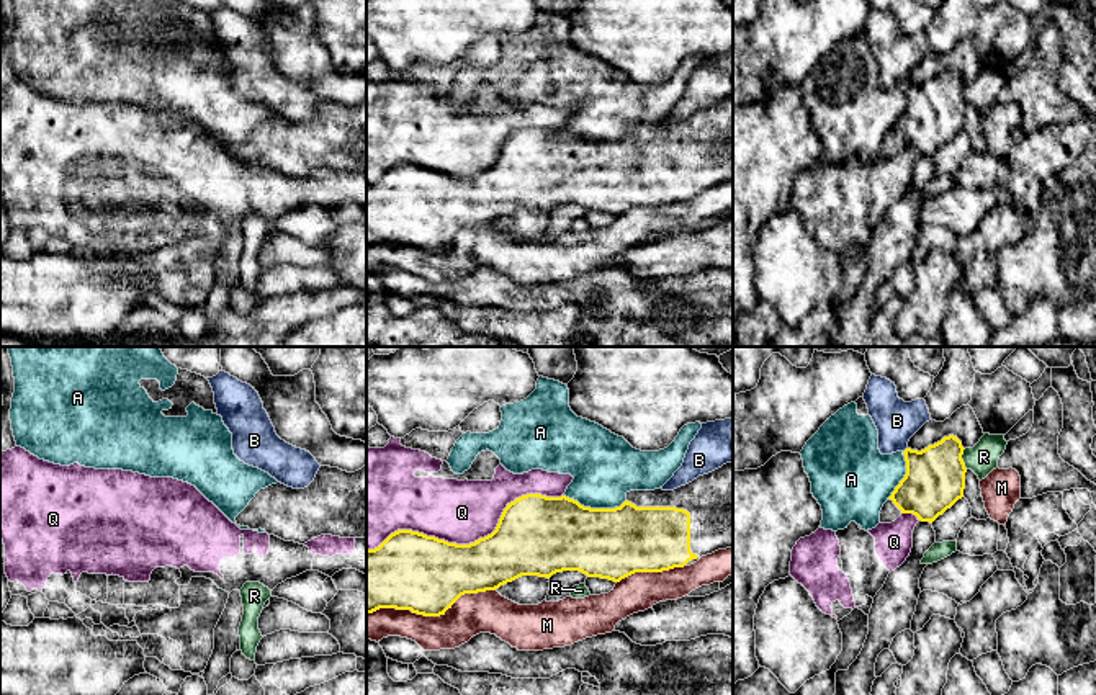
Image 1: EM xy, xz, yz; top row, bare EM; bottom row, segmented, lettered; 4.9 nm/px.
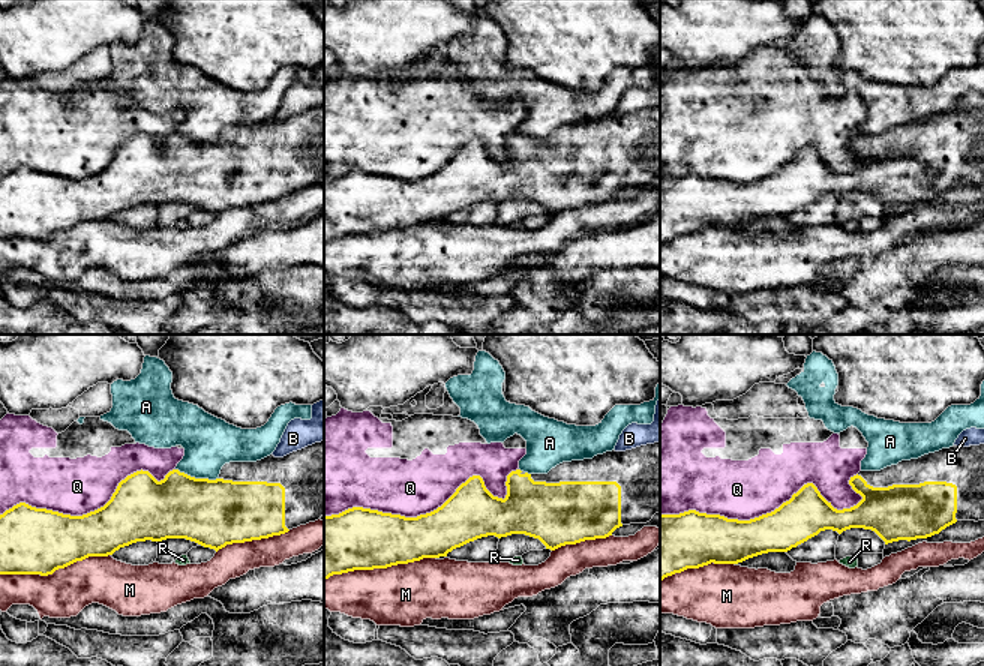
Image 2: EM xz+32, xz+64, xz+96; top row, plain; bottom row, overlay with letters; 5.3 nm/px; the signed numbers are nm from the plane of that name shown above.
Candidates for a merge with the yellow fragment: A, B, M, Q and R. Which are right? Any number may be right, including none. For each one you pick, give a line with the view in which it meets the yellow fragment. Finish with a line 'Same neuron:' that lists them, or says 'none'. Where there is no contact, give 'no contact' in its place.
Same neuron: none

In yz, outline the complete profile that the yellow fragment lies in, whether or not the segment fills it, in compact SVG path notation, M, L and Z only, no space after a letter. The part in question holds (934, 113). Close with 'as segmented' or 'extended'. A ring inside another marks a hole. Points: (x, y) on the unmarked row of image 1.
M944 70L918 85L906 82L906 108L880 144L880 157L892 157L901 147L913 147L932 157L939 149L963 131L965 96L962 75Z | extended

